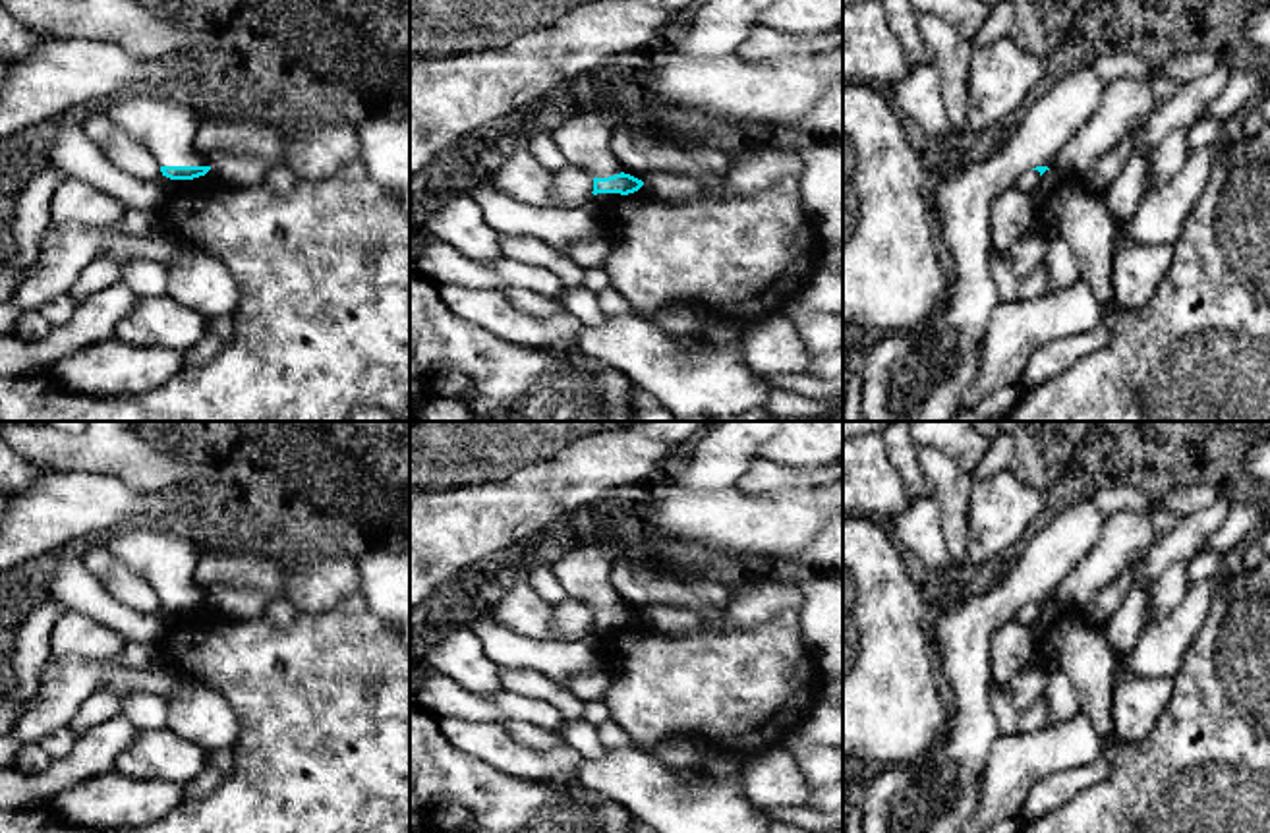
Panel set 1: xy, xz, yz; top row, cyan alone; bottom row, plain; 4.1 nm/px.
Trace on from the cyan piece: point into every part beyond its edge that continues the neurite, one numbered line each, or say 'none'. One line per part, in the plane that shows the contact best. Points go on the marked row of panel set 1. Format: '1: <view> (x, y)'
1: xy (165, 128)

